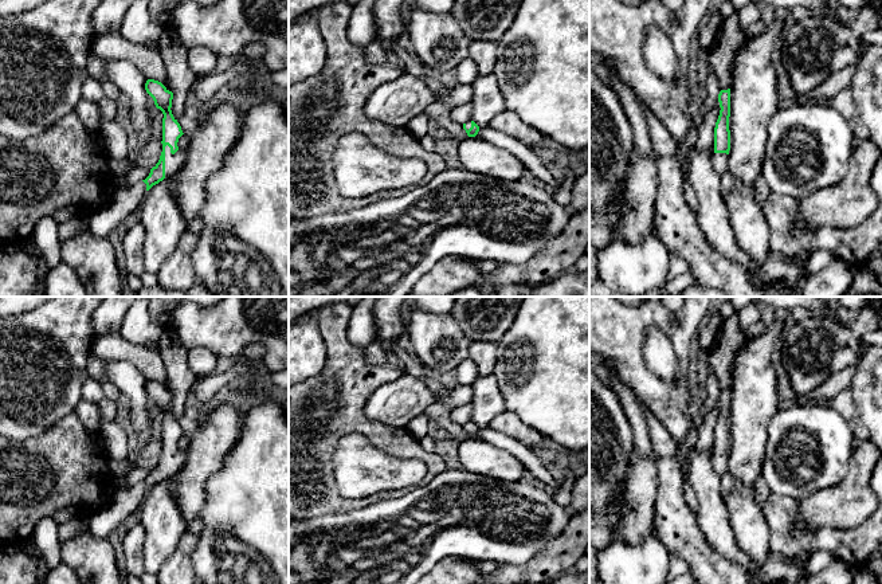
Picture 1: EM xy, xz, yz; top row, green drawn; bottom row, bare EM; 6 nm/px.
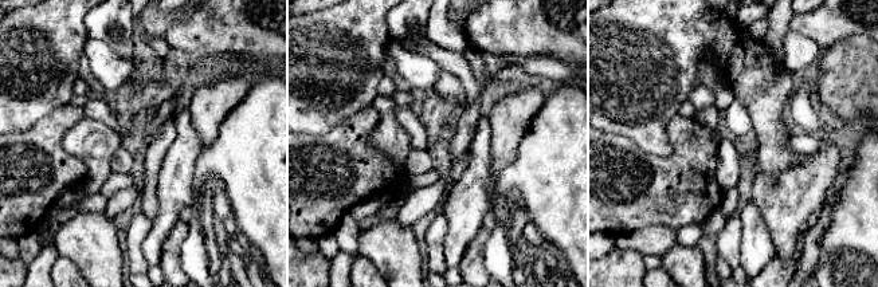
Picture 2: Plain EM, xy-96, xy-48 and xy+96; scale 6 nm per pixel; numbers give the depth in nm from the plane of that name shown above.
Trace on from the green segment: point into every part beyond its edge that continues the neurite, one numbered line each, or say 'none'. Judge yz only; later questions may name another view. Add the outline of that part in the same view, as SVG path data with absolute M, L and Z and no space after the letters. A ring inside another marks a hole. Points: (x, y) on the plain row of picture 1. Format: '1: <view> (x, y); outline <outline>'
1: yz (720, 461); outline M713 454L713 469L720 477L728 473L728 459L726 454Z

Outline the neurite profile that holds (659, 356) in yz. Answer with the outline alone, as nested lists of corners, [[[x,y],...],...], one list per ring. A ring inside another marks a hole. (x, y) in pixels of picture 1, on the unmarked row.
[[[648,328],[643,346],[648,369],[663,380],[679,380],[678,358],[667,336],[658,328]]]

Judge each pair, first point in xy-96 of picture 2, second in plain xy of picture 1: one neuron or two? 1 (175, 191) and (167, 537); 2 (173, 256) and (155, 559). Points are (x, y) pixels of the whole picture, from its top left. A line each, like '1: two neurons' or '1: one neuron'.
1: one neuron
2: two neurons

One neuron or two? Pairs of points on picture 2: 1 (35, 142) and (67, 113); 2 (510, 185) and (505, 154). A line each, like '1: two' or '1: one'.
1: one
2: two

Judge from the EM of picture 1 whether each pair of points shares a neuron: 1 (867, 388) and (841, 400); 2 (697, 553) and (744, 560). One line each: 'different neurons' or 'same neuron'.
1: different neurons
2: different neurons

